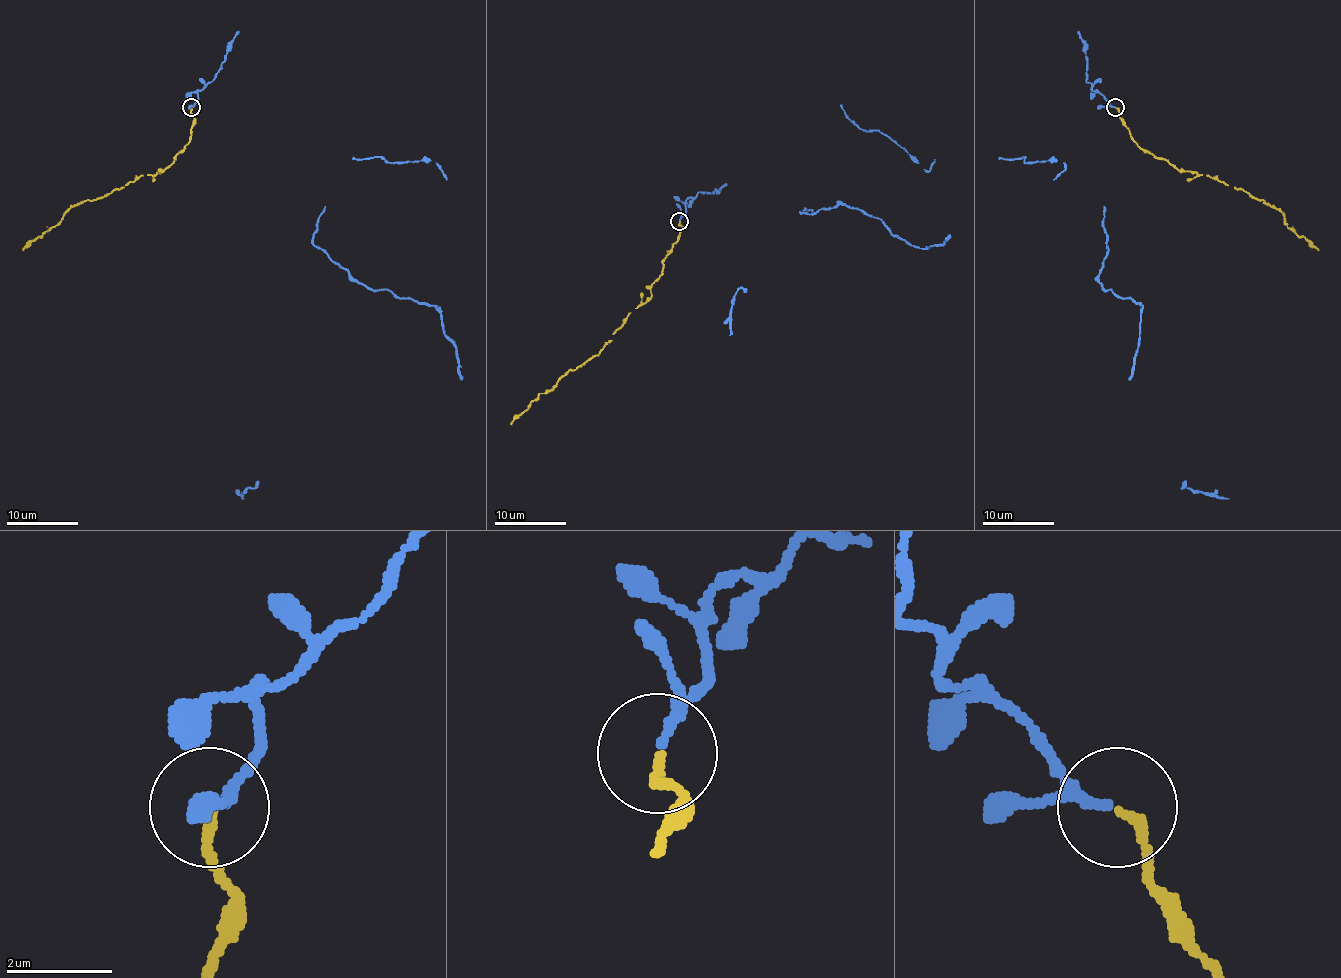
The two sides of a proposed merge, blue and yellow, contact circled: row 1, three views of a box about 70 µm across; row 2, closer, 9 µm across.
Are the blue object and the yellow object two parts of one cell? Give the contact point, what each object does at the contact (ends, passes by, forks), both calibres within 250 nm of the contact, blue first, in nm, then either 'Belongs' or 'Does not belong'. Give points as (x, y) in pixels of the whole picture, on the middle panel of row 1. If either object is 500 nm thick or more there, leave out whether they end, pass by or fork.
Place: (679, 221). At the ring blue passes by. At the ring yellow ends. Thickness 140 nm (blue) against 190 nm. Belongs

